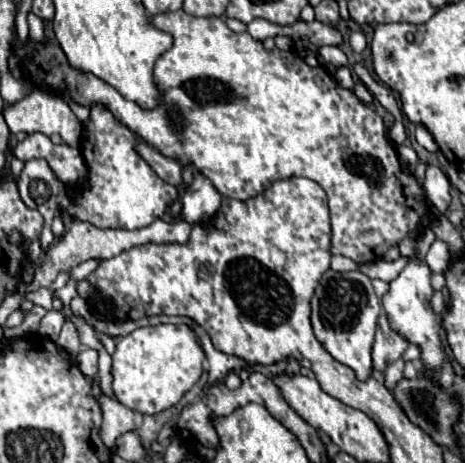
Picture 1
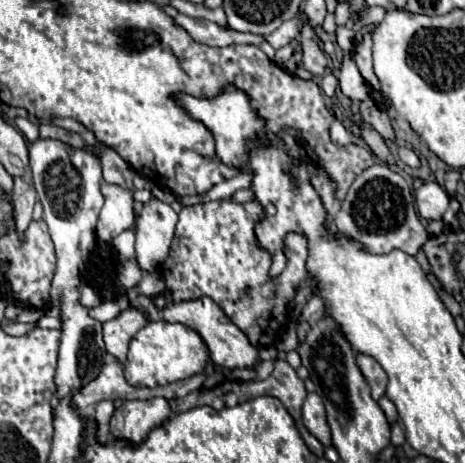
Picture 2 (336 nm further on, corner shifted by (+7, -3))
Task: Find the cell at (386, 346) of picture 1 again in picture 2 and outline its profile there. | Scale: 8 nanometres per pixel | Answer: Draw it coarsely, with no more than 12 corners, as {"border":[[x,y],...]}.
{"border":[[356,354],[356,364],[372,388],[384,396],[388,376],[372,356]]}

